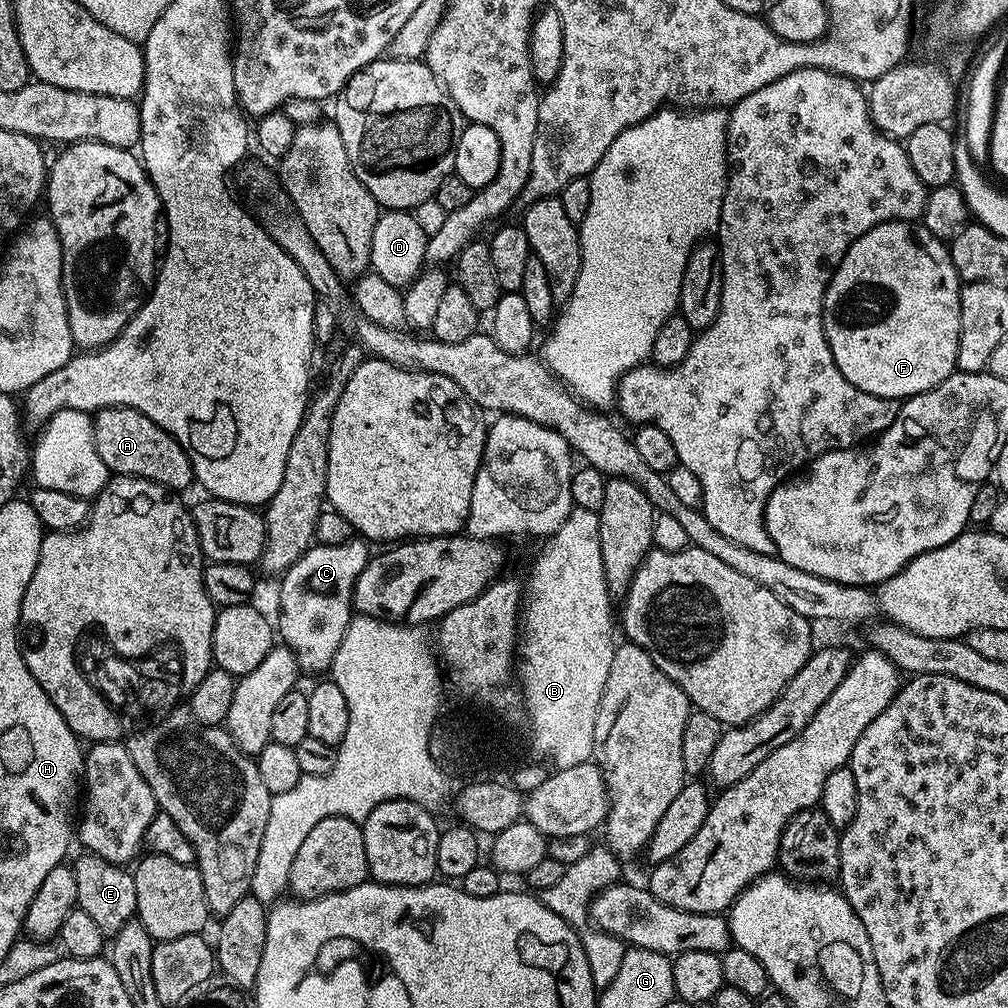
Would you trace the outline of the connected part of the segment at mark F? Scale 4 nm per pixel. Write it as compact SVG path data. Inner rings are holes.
M887 220L862 234L846 250L824 295L824 333L842 378L878 398L905 401L957 371L960 337L960 276L945 241L934 238L923 223Z

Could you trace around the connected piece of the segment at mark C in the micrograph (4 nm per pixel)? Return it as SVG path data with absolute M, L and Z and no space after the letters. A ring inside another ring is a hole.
M353 538L338 546L326 546L313 543L305 550L302 558L294 562L288 571L279 577L280 580L280 624L278 620L278 636L283 647L290 649L298 662L301 673L327 673L334 662L334 654L338 654L338 646L342 646L342 638L346 634L346 626L350 626L354 615L352 591L358 574L367 566L370 559L369 545L363 539Z

